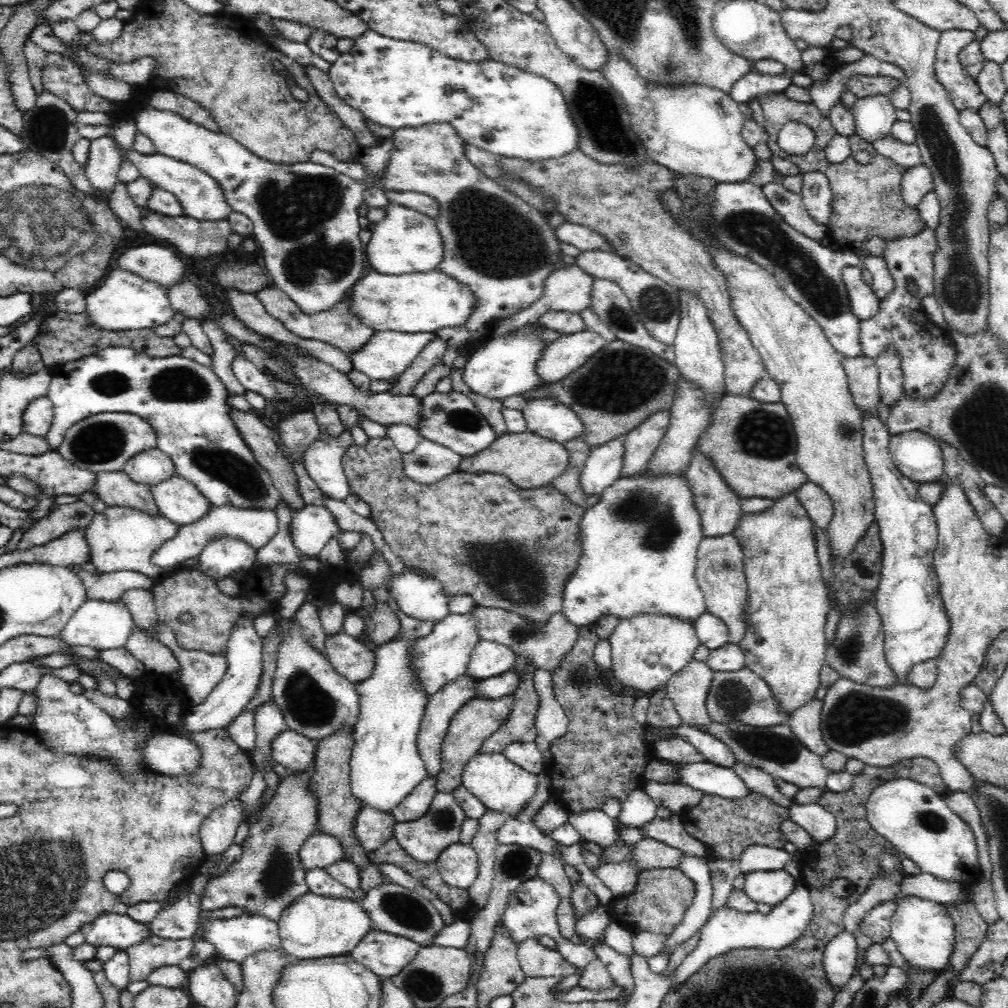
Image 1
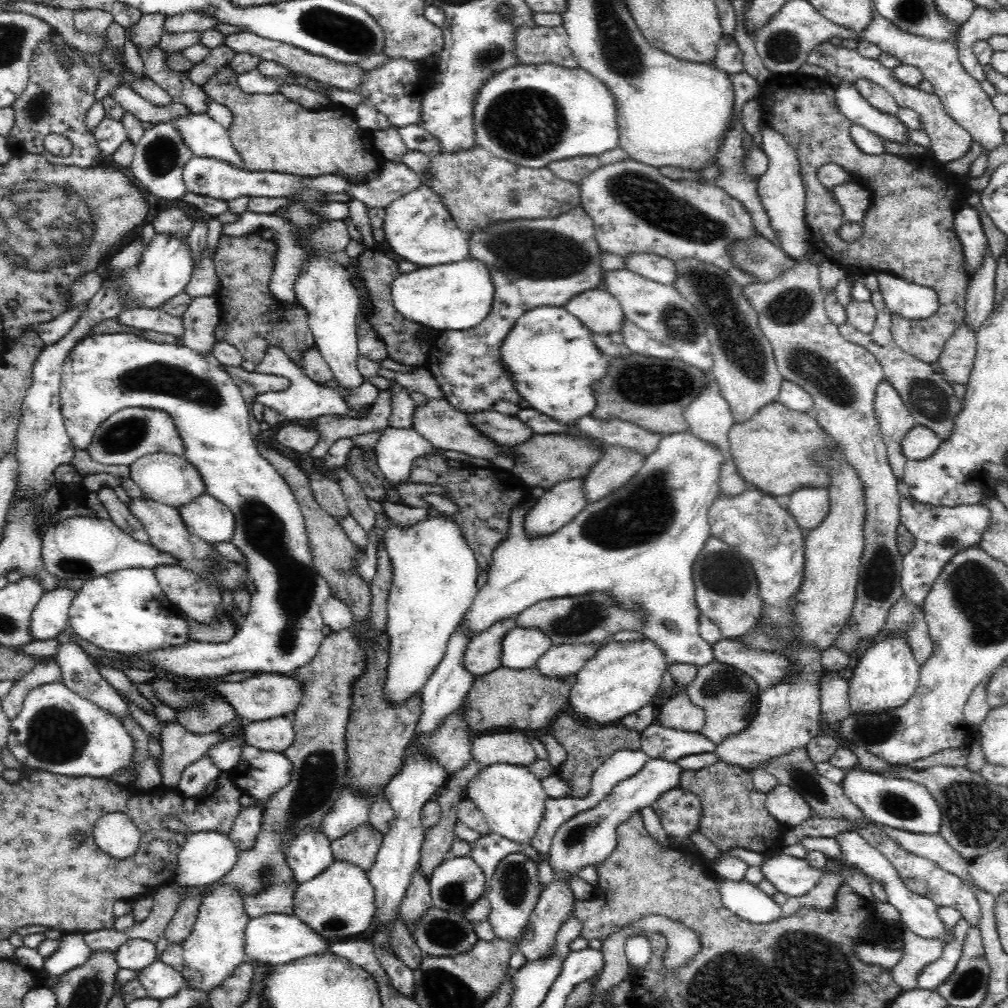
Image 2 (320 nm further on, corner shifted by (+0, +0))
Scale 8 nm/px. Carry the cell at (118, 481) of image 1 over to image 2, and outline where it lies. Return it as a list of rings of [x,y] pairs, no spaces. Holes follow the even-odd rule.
[[[132,499],[127,507],[136,518],[140,519],[150,535],[149,542],[154,548],[176,559],[176,565],[184,570],[190,570],[190,572],[202,577],[208,583],[208,587],[218,589],[220,594],[226,591],[233,594],[237,589],[245,588],[248,575],[244,565],[238,564],[235,560],[224,560],[212,544],[190,534],[178,507],[171,507],[152,499]]]

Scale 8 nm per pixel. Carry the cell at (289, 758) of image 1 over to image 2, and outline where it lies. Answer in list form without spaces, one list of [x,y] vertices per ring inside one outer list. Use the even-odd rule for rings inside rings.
[[[289,717],[250,722],[243,728],[244,741],[263,751],[284,752],[295,740],[293,720]]]

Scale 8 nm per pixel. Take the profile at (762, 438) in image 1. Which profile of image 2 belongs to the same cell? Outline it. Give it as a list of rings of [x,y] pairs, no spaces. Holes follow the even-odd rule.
[[[780,401],[759,409],[750,420],[729,430],[730,453],[740,476],[751,487],[786,500],[801,488],[827,487],[831,475],[826,467],[812,462],[812,454],[833,438],[817,423],[813,413],[786,408]]]

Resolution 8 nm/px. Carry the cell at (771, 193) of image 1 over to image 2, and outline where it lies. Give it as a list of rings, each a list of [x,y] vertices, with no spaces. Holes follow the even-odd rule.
[[[738,122],[735,127],[726,131],[725,135],[722,136],[723,144],[718,147],[716,155],[714,155],[714,160],[712,161],[714,162],[714,165],[718,167],[720,172],[720,175],[715,178],[713,185],[716,185],[717,188],[724,190],[735,200],[738,200],[738,203],[742,204],[746,213],[749,214],[757,232],[768,241],[772,241],[774,245],[779,246],[779,240],[777,240],[777,237],[774,235],[774,231],[772,231],[772,227],[770,227],[769,224],[768,216],[760,203],[757,184],[755,184],[755,182],[751,182],[742,170],[742,156],[744,156],[744,151],[742,151],[742,130],[742,123]]]

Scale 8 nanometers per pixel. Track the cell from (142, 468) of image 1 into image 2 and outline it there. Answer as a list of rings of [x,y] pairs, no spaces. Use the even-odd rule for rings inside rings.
[[[157,452],[156,454],[142,456],[129,467],[131,479],[142,489],[143,494],[159,503],[180,508],[206,493],[205,484],[198,470],[184,456]]]

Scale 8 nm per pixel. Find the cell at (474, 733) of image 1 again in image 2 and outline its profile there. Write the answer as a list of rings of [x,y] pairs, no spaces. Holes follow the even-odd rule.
[[[501,665],[496,671],[478,676],[474,680],[463,701],[464,719],[467,720],[468,728],[473,735],[517,728],[537,730],[548,727],[567,704],[576,680],[576,675],[550,679],[540,675],[535,666],[514,670]]]

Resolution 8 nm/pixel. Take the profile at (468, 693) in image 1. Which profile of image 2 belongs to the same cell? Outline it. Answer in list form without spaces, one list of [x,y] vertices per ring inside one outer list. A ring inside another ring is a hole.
[[[518,614],[494,623],[488,630],[471,639],[463,657],[463,667],[471,676],[478,678],[488,675],[502,665],[502,639],[510,629],[518,627],[515,624],[517,616]]]

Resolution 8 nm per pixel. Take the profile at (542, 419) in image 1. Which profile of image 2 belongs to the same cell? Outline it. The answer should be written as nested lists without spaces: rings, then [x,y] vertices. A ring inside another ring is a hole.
[[[540,306],[526,312],[510,329],[508,336],[499,348],[499,356],[503,366],[507,367],[507,374],[511,375],[518,394],[530,406],[545,416],[549,416],[564,428],[563,434],[571,434],[575,438],[588,438],[594,445],[603,450],[606,444],[597,443],[592,437],[577,432],[577,420],[588,416],[596,408],[597,400],[593,393],[595,382],[606,376],[611,358],[606,356],[592,340],[593,332],[586,329],[578,318],[570,315],[564,306]]]

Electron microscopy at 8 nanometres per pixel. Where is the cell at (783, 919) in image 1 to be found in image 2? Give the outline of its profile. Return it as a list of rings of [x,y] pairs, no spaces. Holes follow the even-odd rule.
[[[723,878],[722,882],[721,899],[732,914],[754,924],[774,922],[782,916],[781,905],[764,893],[758,884],[745,880],[732,882]]]

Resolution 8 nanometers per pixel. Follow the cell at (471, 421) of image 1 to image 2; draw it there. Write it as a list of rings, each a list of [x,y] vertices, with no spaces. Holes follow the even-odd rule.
[[[496,411],[467,413],[470,424],[488,439],[503,447],[514,448],[526,442],[533,430],[517,416],[506,416]]]

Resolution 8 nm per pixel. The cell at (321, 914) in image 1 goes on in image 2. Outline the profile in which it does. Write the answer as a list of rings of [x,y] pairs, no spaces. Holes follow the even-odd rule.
[[[336,860],[316,878],[303,882],[294,895],[294,912],[303,923],[332,944],[366,936],[374,925],[374,887],[367,871],[346,860]]]

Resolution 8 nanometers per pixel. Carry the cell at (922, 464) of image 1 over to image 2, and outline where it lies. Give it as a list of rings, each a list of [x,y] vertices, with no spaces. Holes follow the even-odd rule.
[[[916,425],[904,436],[902,441],[902,453],[906,459],[926,459],[934,454],[943,440],[930,428]]]

